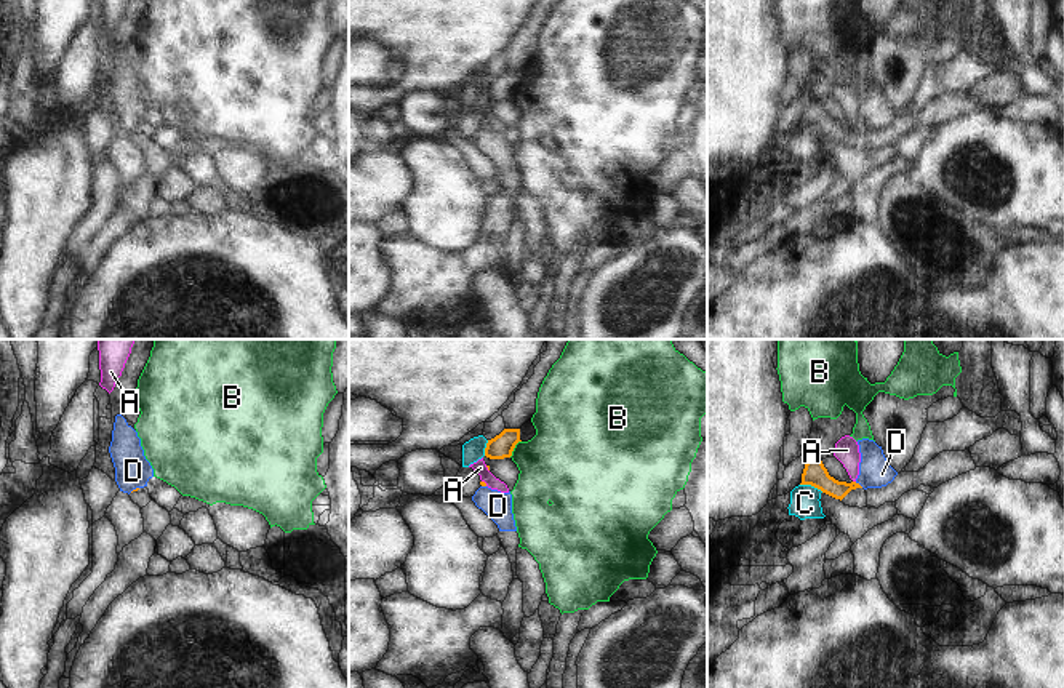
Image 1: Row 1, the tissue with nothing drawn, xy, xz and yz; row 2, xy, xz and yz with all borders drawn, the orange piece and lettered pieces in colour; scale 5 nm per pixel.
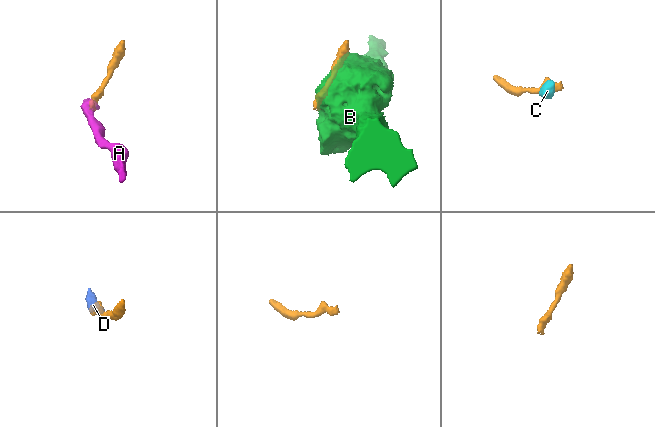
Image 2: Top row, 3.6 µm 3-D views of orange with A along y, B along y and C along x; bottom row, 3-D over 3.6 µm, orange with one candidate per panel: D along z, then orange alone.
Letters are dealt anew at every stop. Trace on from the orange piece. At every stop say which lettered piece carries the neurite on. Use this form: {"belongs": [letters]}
{"belongs": ["D"]}

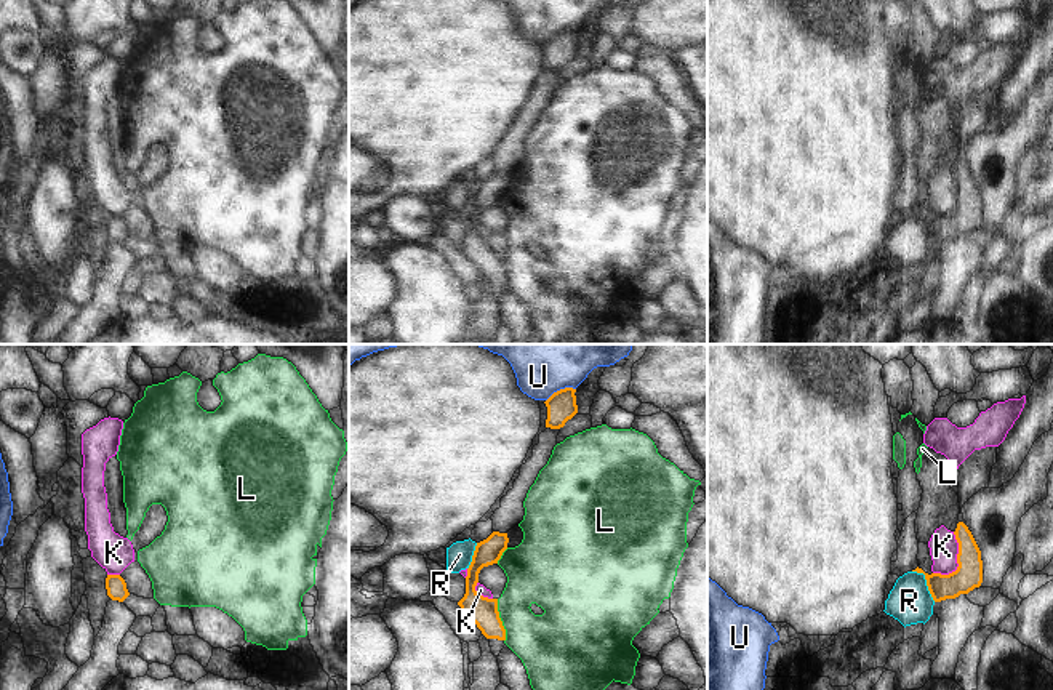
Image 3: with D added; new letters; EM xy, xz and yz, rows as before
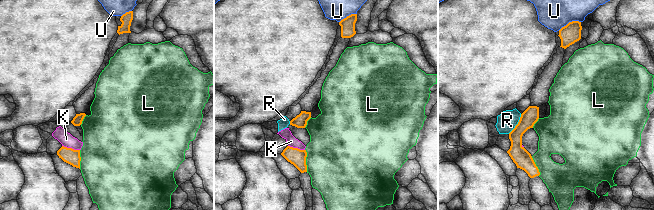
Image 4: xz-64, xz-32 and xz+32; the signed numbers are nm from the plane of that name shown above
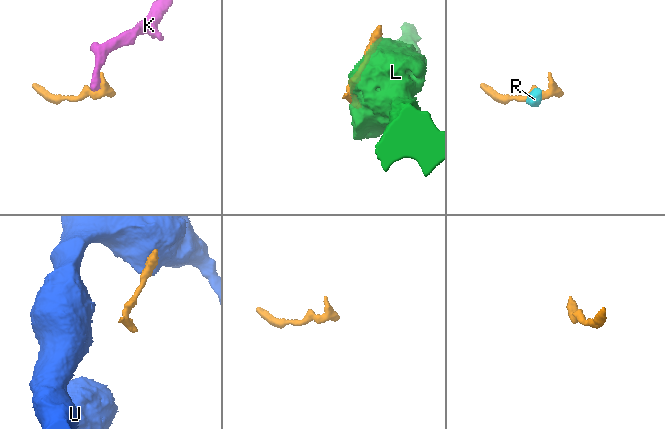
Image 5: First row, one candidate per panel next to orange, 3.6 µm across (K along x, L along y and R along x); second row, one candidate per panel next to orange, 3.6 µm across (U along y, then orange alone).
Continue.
{"belongs": []}

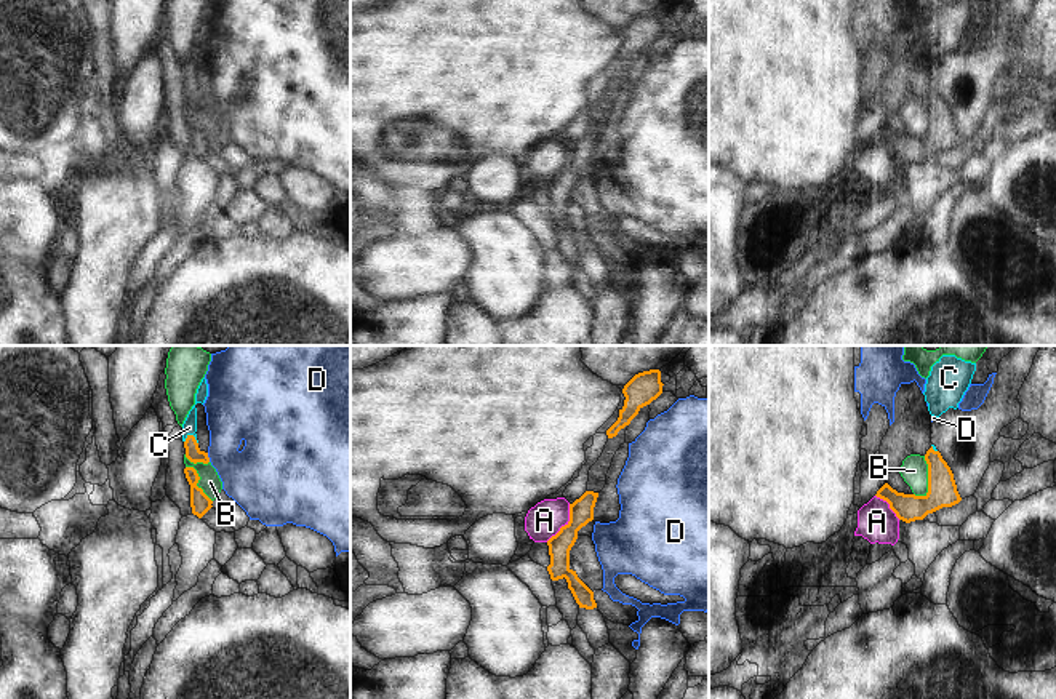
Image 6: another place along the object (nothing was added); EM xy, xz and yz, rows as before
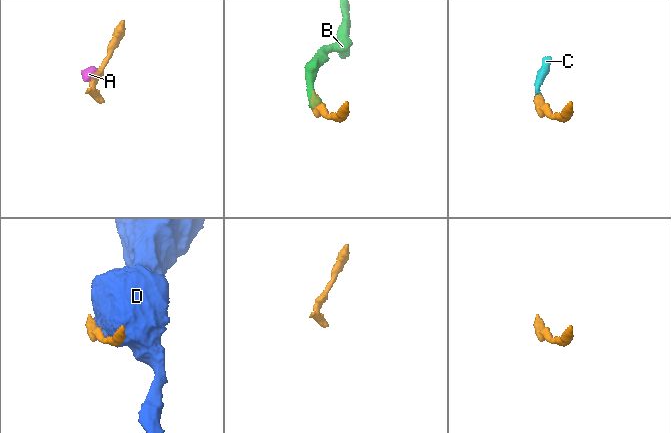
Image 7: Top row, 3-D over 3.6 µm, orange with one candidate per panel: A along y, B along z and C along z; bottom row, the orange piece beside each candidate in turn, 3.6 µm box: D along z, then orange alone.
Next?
{"belongs": ["C"]}

